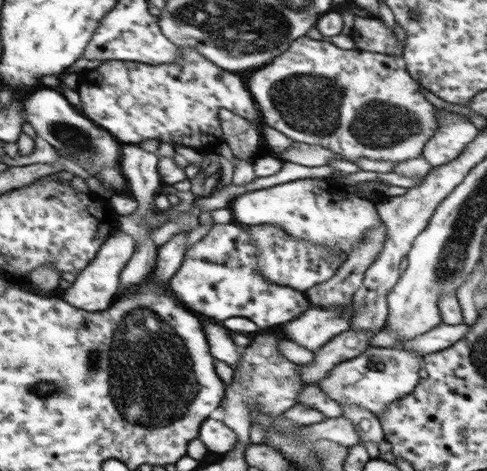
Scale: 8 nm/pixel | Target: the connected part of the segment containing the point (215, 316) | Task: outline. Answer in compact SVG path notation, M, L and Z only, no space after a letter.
M237 222L214 224L198 243L189 247L178 272L167 287L198 316L221 322L233 317L249 318L260 329L277 328L306 312L311 302L304 291L265 279L257 260L257 243L248 228Z

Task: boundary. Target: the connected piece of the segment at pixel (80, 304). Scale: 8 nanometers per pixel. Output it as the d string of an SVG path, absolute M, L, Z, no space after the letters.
M119 231L117 235L109 236L93 262L89 263L84 271L77 273L76 280L66 286L61 297L74 305L74 308L80 308L86 312L102 312L110 308L118 296L117 290L121 270L132 258L135 247L135 238L125 232Z

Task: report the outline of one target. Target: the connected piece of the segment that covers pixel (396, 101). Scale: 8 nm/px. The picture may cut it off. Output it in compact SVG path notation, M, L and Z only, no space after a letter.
M308 36L297 38L288 47L288 50L282 52L275 60L271 60L266 66L254 69L246 79L249 91L254 100L257 101L257 107L260 109L263 118L263 125L270 126L278 132L282 132L296 142L304 142L316 146L323 146L332 153L344 157L348 161L356 161L366 158L372 161L390 161L400 163L406 160L414 159L423 155L423 148L431 136L438 130L439 120L437 119L437 108L430 103L422 93L423 85L415 81L412 75L405 68L404 63L398 61L396 57L388 54L378 54L377 52L363 51L358 48L345 50L334 45L330 41L315 40Z

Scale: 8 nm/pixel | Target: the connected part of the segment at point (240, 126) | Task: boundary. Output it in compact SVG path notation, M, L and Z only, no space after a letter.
M225 108L220 109L219 119L224 141L231 148L234 157L246 163L253 162L262 146L260 128Z

